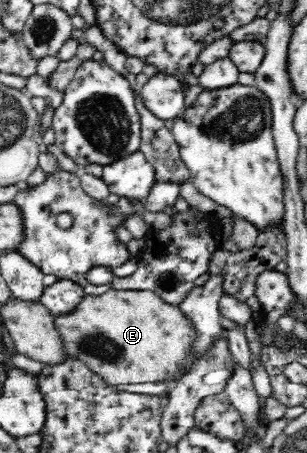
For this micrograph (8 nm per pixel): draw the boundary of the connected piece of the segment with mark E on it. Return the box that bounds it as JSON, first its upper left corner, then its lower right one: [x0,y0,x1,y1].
[54,288,193,386]

